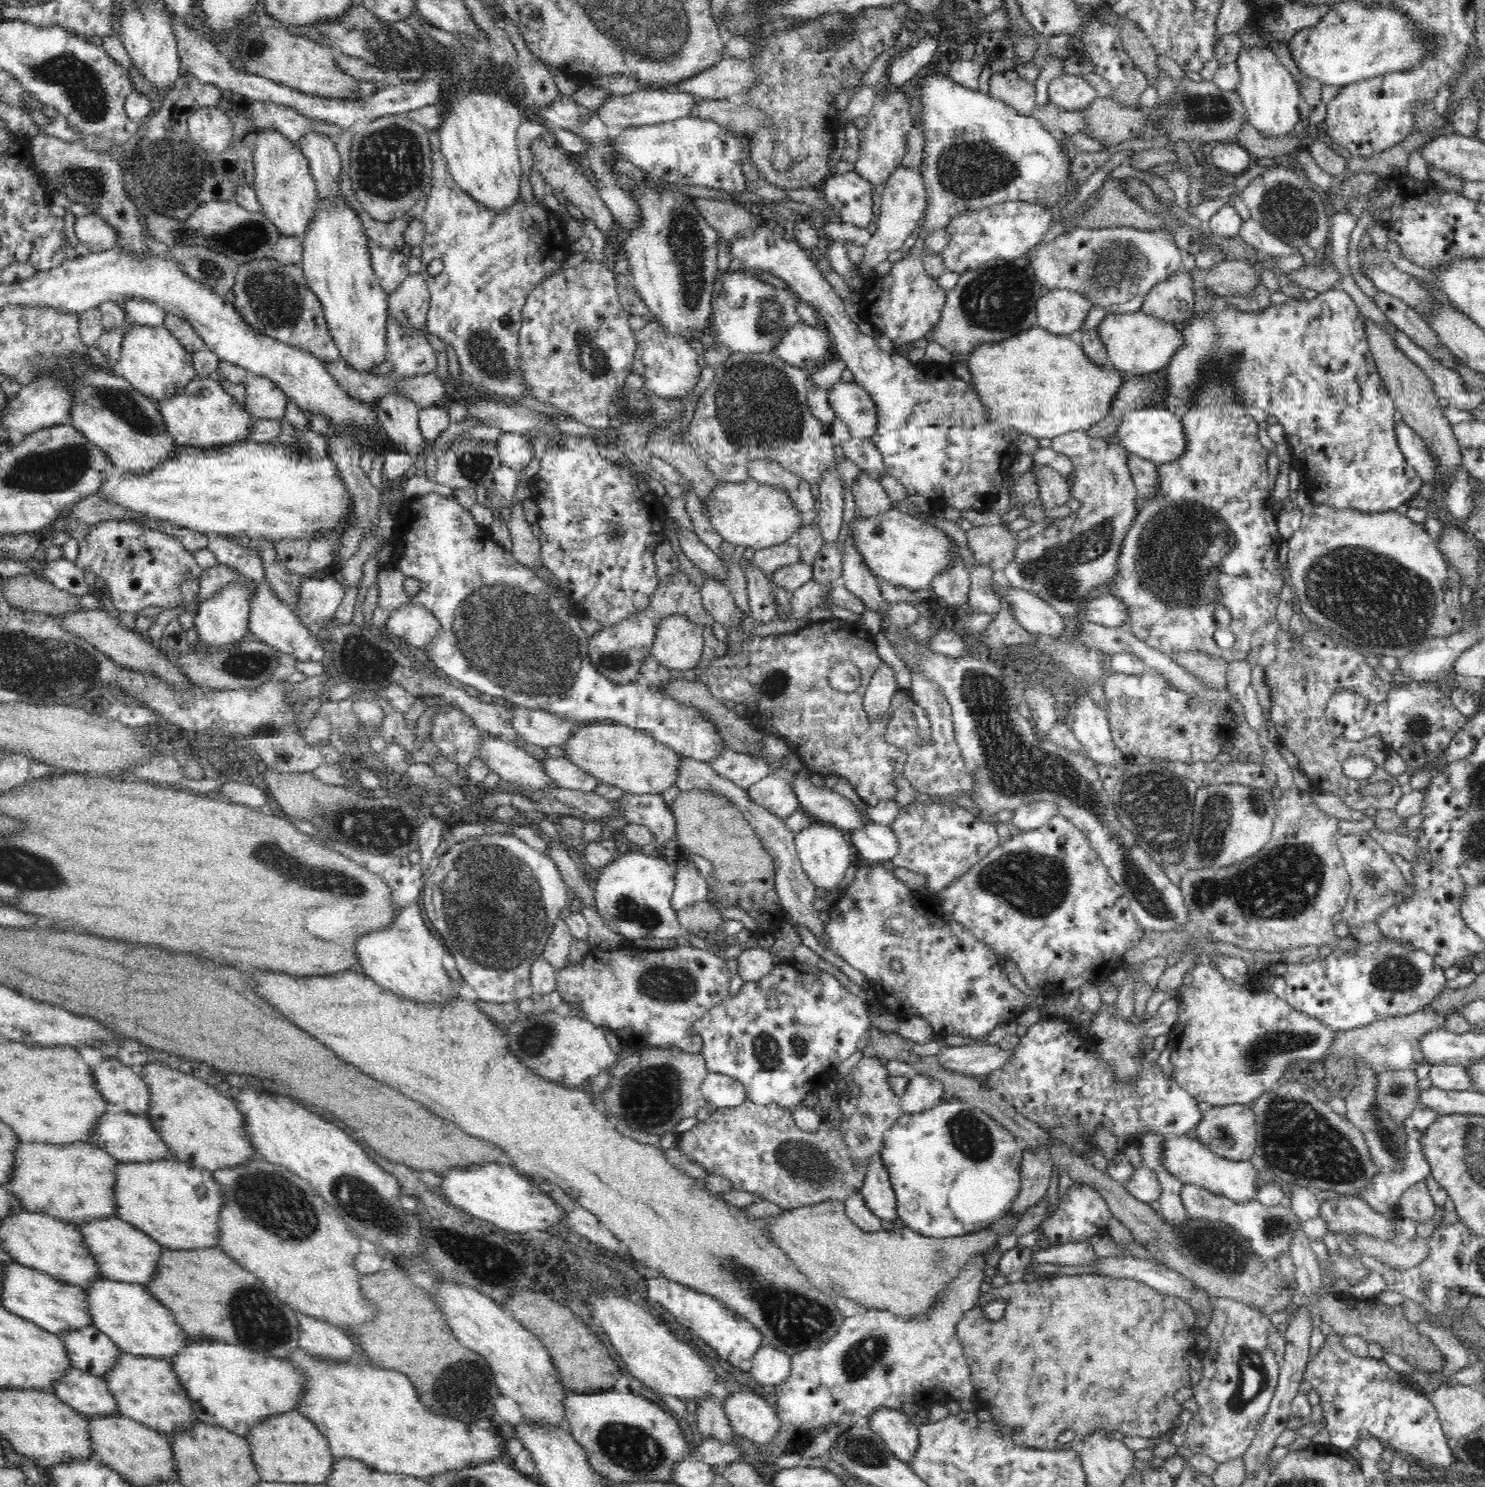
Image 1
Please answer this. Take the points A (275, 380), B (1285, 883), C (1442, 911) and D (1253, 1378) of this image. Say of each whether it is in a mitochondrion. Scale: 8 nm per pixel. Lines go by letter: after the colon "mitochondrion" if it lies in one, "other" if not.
A: other
B: mitochondrion
C: other
D: mitochondrion

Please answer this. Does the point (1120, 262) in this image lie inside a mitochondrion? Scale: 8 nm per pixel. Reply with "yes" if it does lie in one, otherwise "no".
yes

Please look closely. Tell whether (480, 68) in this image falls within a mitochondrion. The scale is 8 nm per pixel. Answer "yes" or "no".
yes

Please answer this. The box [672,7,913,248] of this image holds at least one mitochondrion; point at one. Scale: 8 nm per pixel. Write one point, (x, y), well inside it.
(832, 38)

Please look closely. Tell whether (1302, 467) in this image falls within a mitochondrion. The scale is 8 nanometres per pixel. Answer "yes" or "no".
no

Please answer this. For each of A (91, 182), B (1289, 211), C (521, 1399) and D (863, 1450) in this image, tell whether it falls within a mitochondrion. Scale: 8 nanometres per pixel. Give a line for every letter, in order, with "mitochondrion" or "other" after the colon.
A: mitochondrion
B: mitochondrion
C: other
D: mitochondrion

